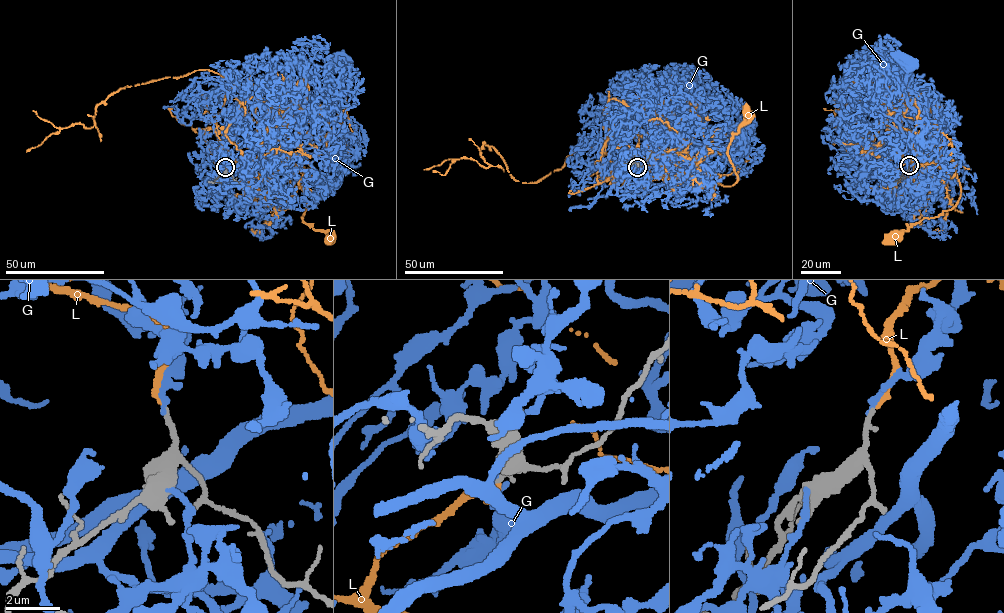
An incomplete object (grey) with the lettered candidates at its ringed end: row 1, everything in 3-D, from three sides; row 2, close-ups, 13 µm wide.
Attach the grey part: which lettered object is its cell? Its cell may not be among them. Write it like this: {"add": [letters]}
{"add": ["L"]}

